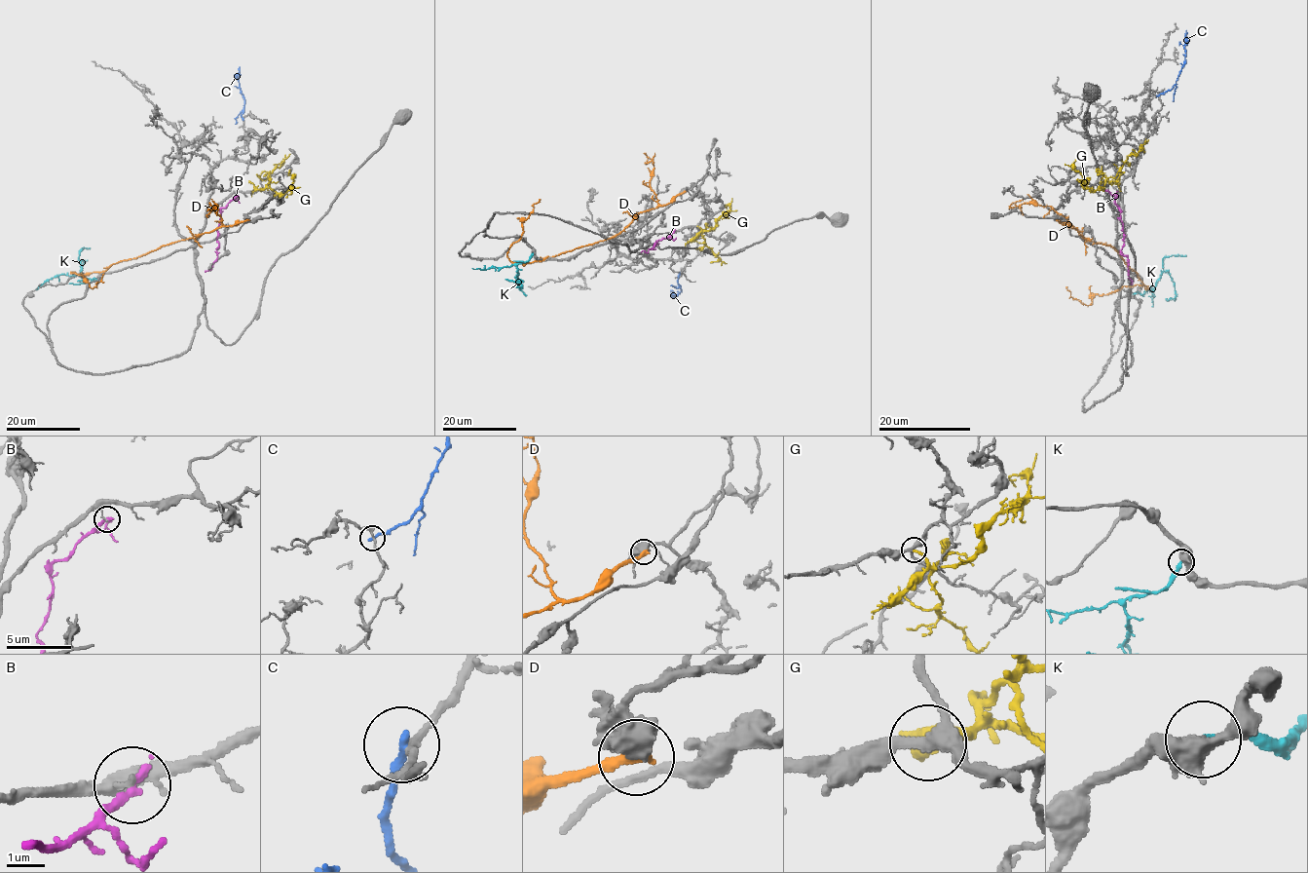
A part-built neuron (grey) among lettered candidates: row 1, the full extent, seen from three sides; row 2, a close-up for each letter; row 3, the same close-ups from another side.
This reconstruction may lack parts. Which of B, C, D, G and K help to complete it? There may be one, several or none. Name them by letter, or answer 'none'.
G

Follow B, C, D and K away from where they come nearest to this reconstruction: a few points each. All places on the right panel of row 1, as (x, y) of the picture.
B: (1107, 191), (1120, 207), (1123, 232), (1121, 251), (1128, 258), (1128, 273), (1132, 284)
C: (1158, 95), (1171, 89), (1184, 62), (1185, 30)
D: (1057, 220), (1115, 249), (1144, 288), (1125, 285), (1096, 295), (1085, 305), (1073, 298), (1065, 286)
K: (1134, 293), (1151, 289), (1167, 271), (1174, 283), (1175, 297), (1165, 299)

